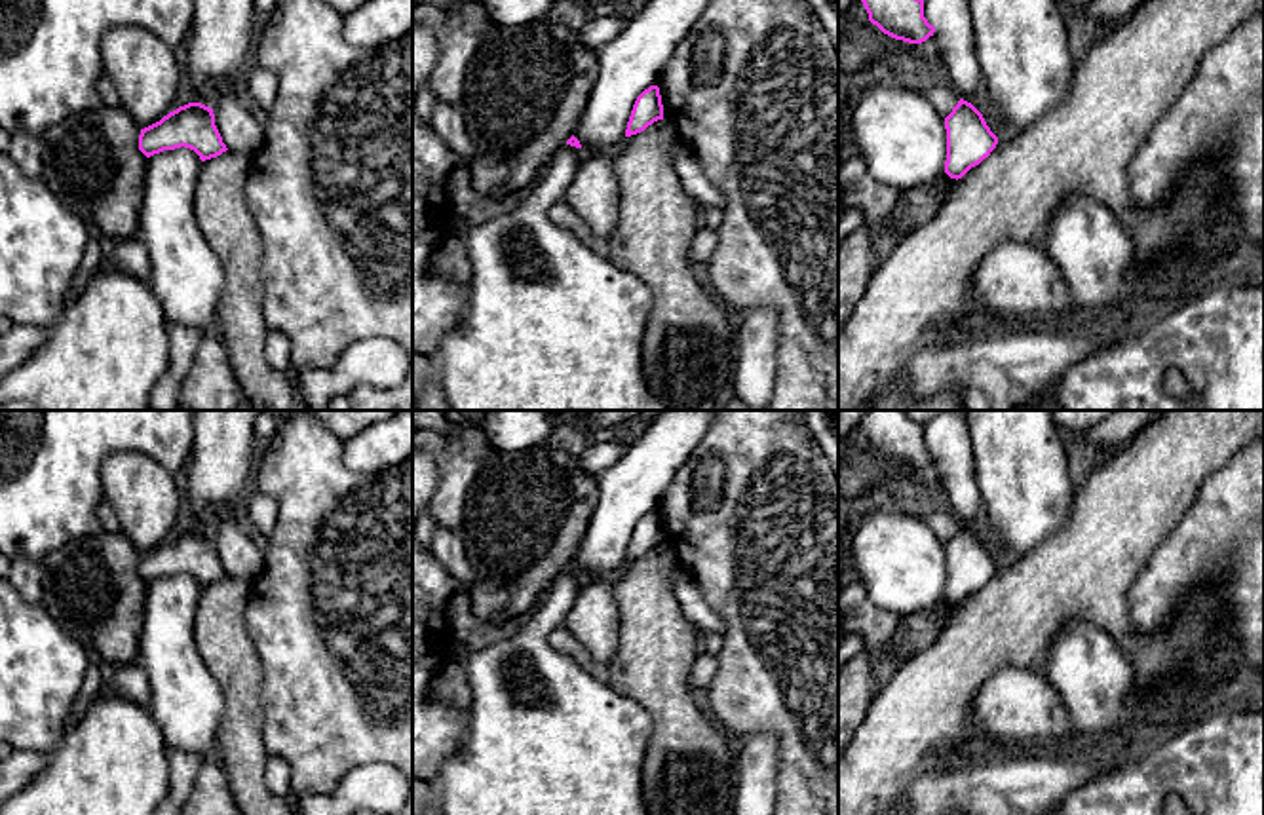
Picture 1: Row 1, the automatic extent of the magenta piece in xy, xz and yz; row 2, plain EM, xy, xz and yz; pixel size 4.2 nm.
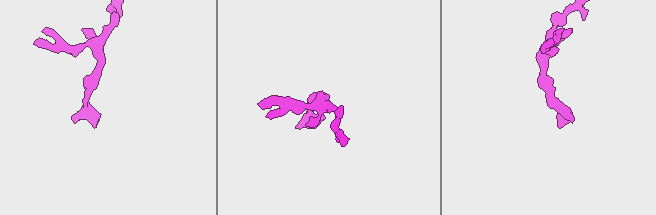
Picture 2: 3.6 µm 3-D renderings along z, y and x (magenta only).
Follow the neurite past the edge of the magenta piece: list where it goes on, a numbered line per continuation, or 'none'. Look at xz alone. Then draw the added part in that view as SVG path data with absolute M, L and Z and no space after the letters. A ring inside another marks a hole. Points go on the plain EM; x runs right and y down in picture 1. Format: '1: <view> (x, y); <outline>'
1: xz (546, 736); M563 570L527 625L509 638L481 650L460 648L449 663L462 663L471 688L466 711L468 739L447 758L431 781L443 815L648 815L642 792L642 766L652 735L646 709L614 692L597 669L580 667L570 655L555 650L547 636L568 616L580 593L580 574Z

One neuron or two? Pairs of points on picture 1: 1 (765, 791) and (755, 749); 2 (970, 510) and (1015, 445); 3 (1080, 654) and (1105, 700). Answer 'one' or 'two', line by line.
1: one
2: two
3: one

